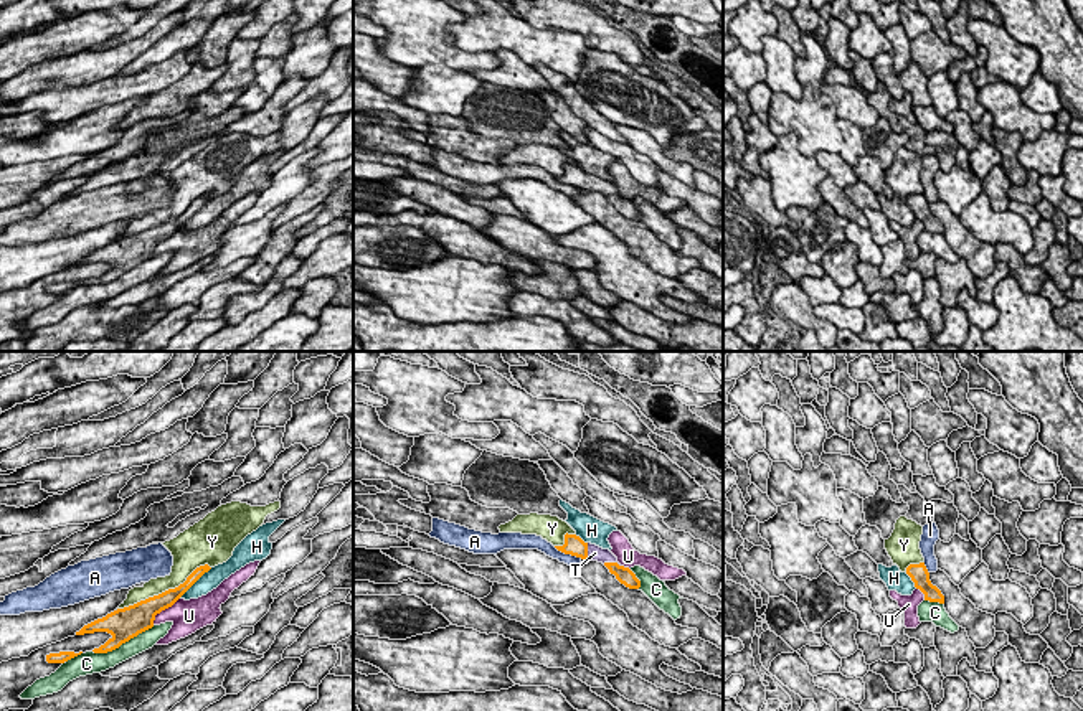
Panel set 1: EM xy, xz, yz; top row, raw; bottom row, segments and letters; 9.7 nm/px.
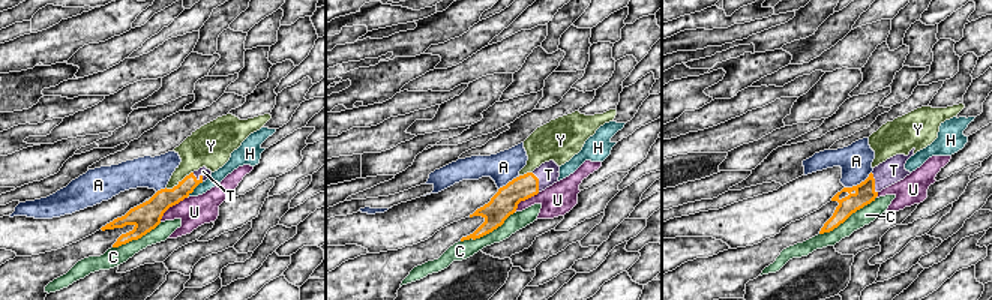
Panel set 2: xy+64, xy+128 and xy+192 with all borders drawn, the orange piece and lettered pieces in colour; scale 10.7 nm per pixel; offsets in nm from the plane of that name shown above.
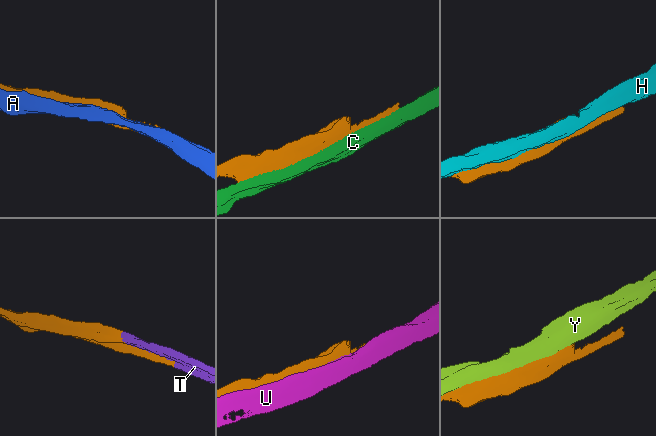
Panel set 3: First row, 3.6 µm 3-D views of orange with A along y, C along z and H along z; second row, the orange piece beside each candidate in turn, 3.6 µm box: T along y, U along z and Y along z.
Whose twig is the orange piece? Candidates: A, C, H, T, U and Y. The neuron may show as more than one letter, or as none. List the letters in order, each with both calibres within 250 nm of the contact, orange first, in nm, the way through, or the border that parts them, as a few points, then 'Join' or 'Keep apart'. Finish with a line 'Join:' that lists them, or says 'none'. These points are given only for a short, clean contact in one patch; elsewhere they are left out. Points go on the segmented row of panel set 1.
A: Thickness 190 nm (orange) against 120 nm. Boundary: xz (553, 546), (581, 558). Keep apart
C: Thickness 320 nm (orange) against 170 nm. Keep apart
H: Thickness 130 nm (orange) against 180 nm. Keep apart
T: Thickness 160 nm (orange) against 160 nm. Join
U: Thickness 280 nm (orange) against 320 nm. Keep apart
Y: Thickness 200 nm (orange) against 180 nm. Keep apart
Join: T

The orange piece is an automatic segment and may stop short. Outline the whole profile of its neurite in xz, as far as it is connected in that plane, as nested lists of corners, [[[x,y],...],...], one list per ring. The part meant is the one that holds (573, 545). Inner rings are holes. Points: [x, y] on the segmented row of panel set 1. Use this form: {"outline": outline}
{"outline": [[[568,533],[565,534],[565,544],[555,548],[565,554],[603,563],[609,569],[609,572],[614,574],[616,579],[626,587],[641,587],[641,581],[636,577],[636,574],[629,567],[619,566],[617,558],[609,549],[584,543],[579,536]]]}

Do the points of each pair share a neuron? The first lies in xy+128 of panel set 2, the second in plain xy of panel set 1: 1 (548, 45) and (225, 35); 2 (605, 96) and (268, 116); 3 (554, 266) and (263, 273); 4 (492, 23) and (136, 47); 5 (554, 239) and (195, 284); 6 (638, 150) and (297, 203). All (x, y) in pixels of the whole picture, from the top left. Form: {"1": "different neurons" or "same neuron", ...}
{"1": "same neuron", "2": "same neuron", "3": "different neurons", "4": "same neuron", "5": "same neuron", "6": "different neurons"}

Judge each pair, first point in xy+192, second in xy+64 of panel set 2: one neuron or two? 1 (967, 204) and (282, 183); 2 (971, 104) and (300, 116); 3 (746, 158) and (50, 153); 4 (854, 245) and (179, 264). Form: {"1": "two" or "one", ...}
{"1": "two", "2": "two", "3": "one", "4": "two"}

